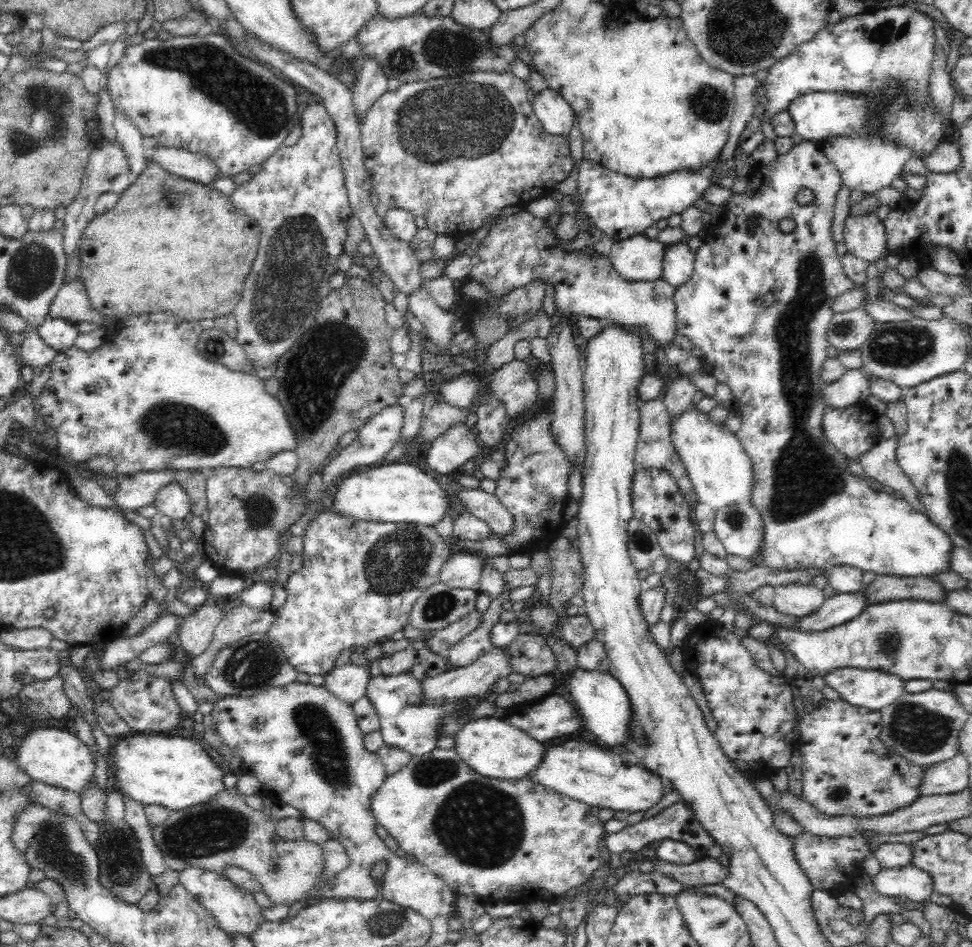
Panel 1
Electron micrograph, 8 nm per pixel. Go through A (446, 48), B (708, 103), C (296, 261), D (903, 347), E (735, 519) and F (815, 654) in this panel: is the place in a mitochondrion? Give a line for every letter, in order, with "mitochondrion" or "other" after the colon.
A: mitochondrion
B: mitochondrion
C: mitochondrion
D: mitochondrion
E: mitochondrion
F: other

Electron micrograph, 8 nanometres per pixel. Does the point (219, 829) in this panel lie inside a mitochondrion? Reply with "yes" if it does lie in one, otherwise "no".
yes

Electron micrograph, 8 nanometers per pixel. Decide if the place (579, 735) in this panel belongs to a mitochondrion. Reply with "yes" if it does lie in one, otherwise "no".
no

